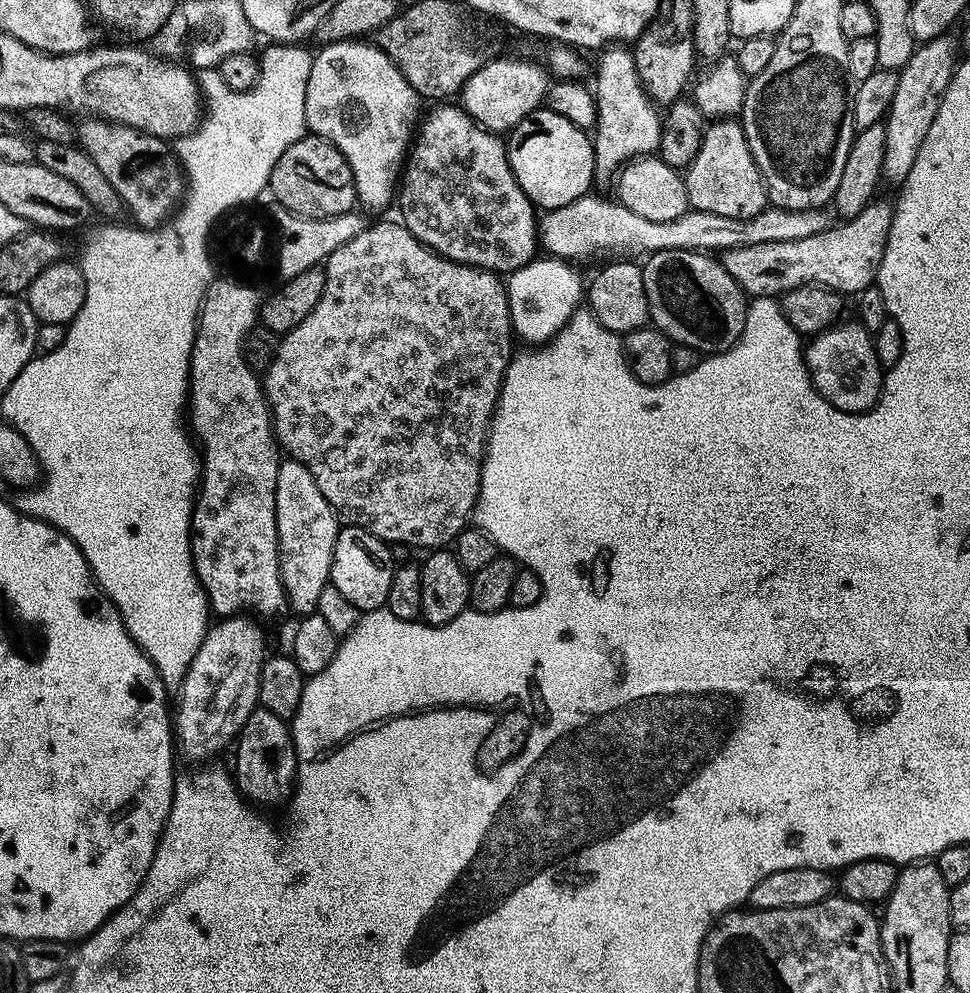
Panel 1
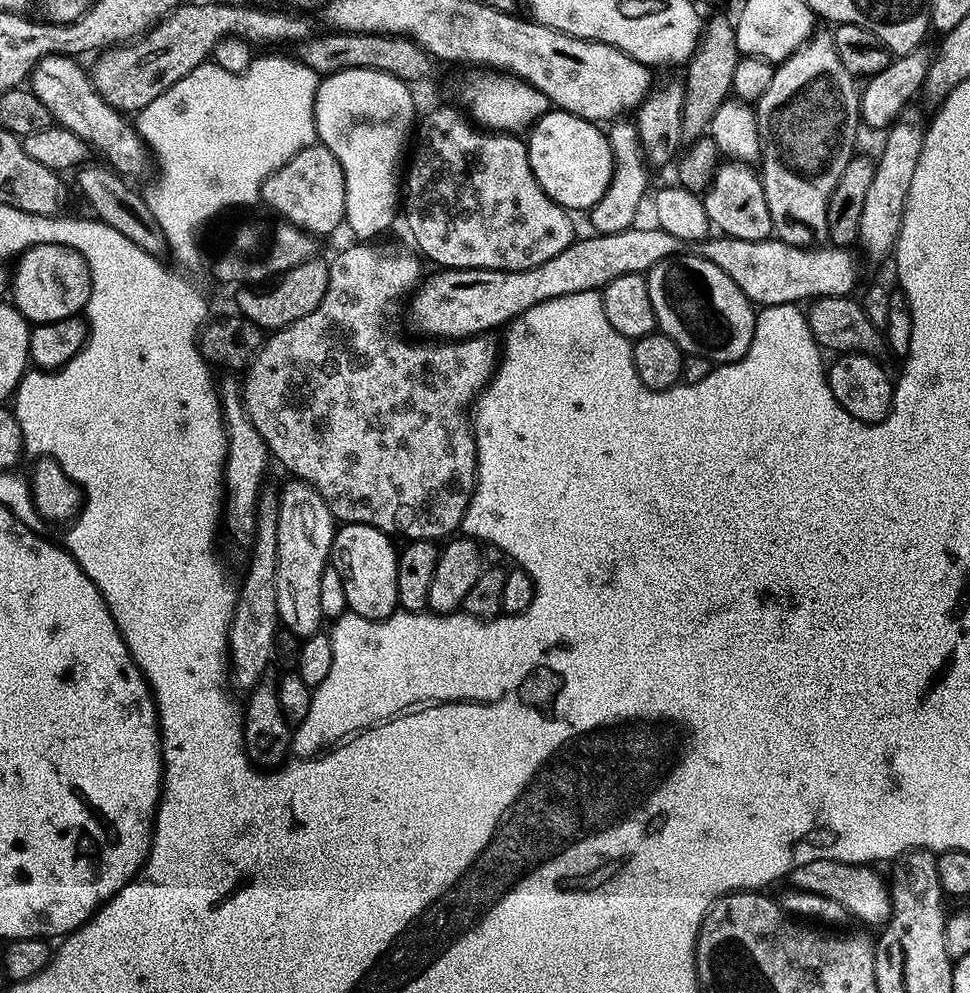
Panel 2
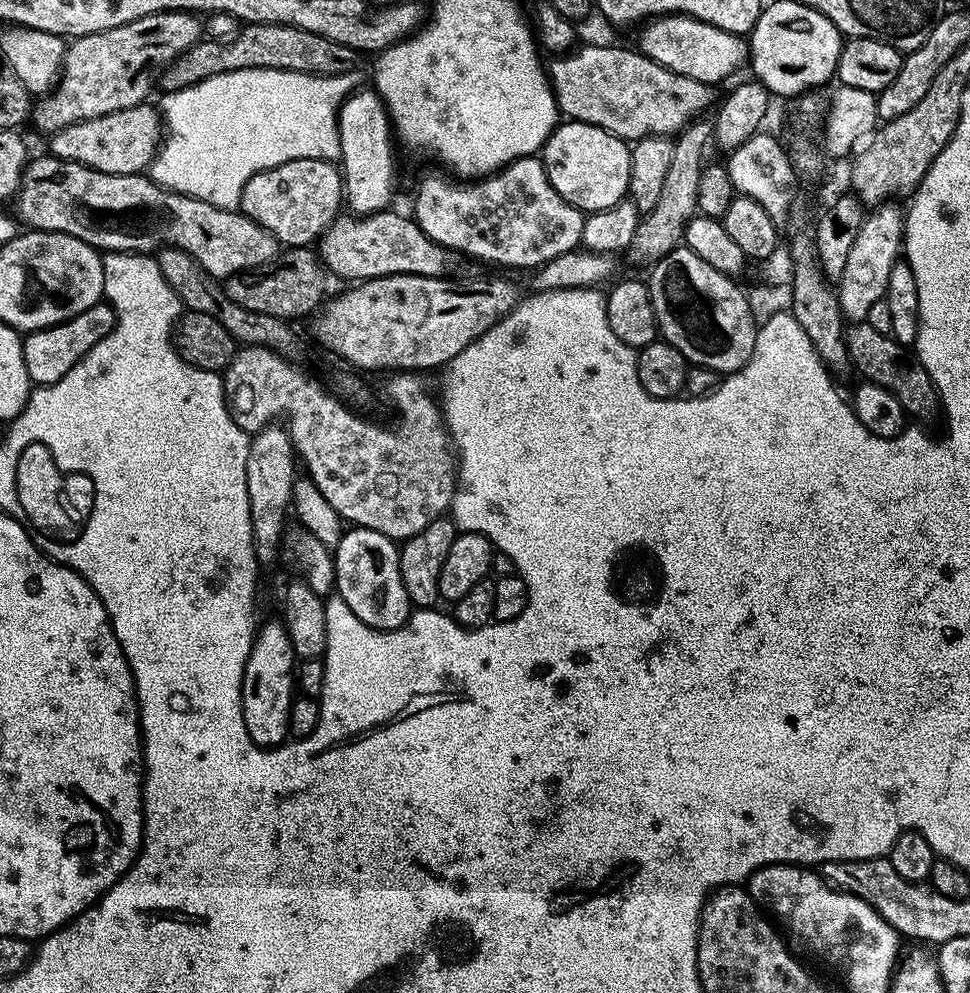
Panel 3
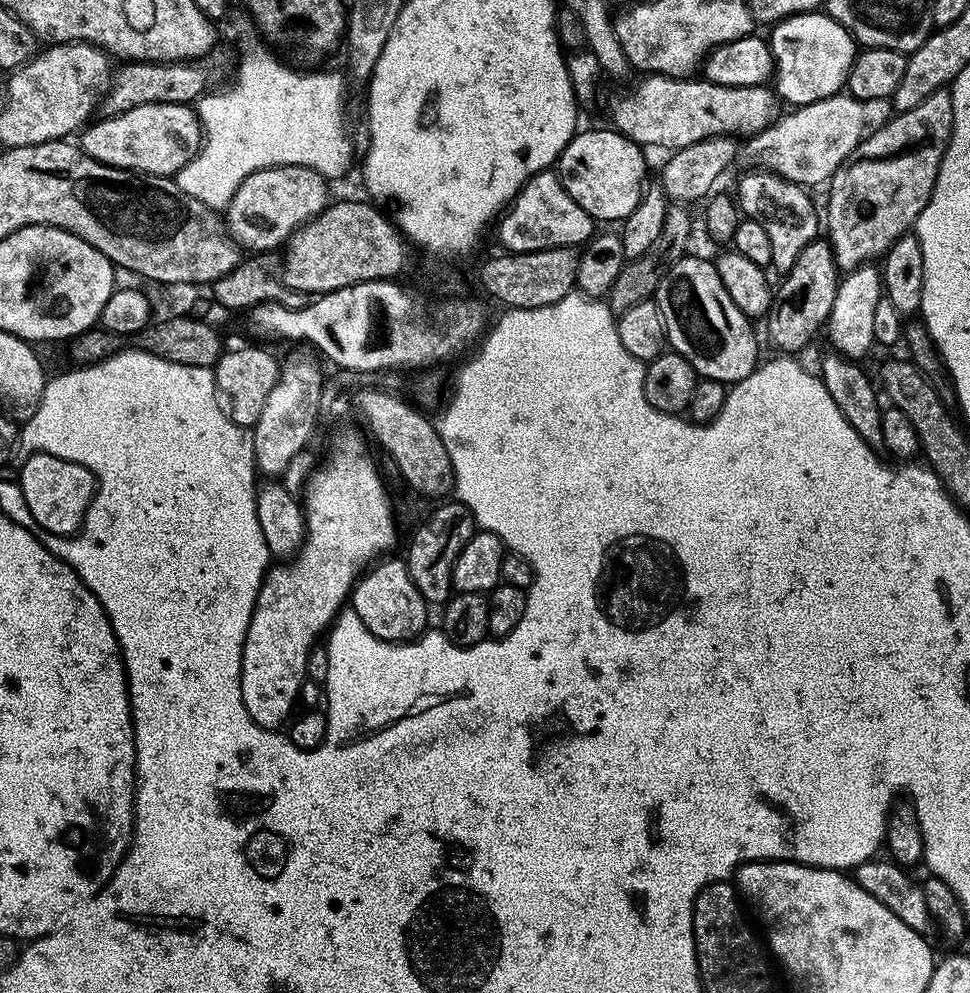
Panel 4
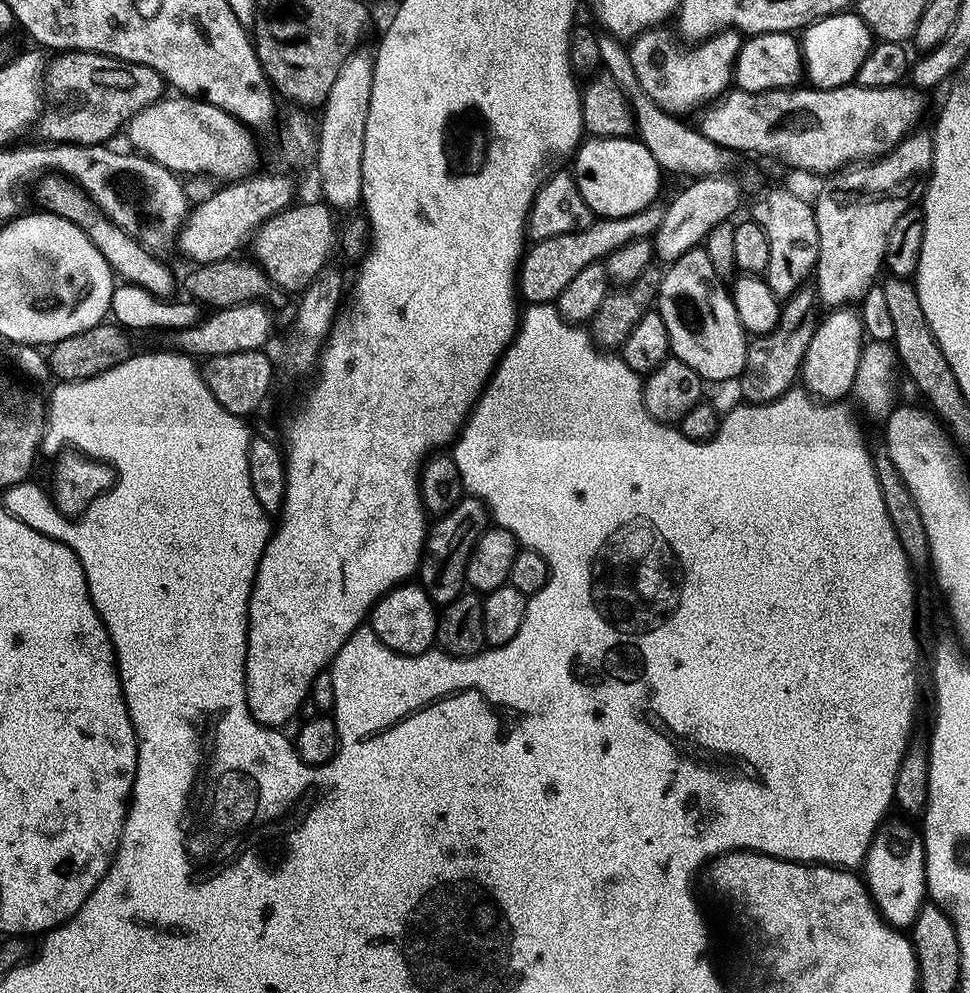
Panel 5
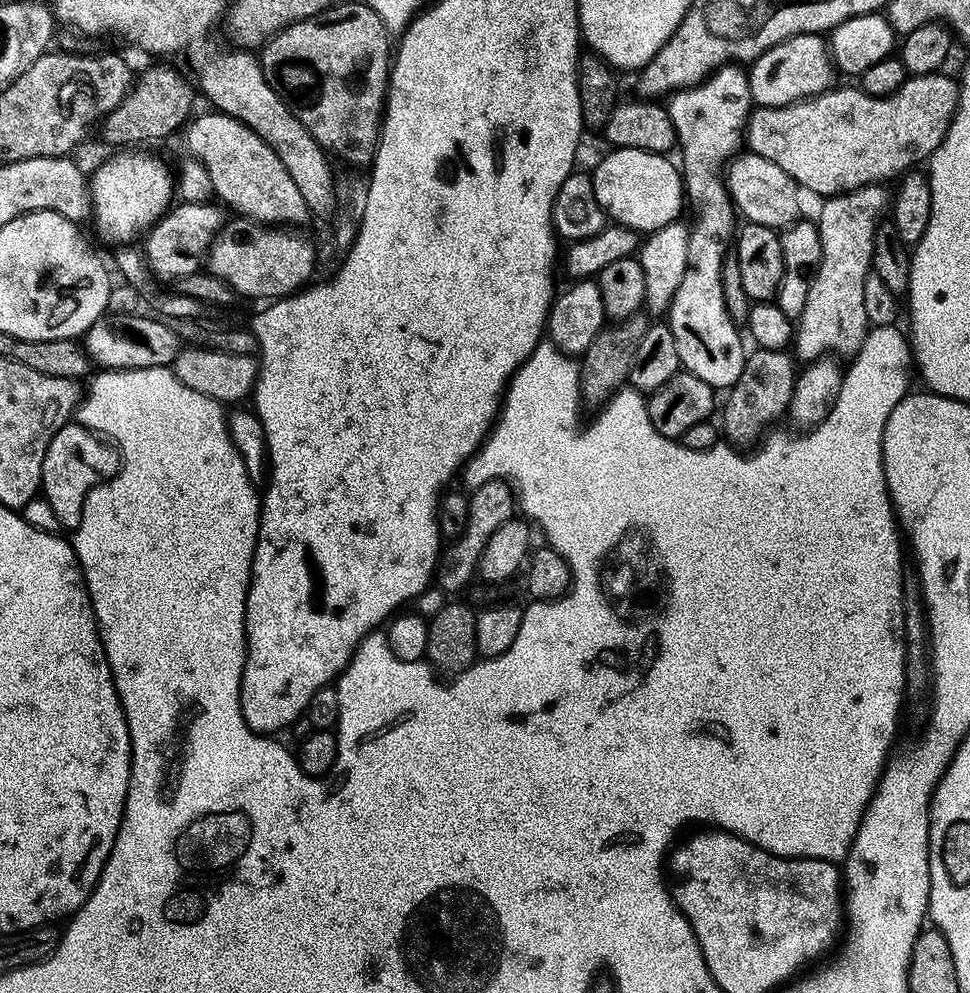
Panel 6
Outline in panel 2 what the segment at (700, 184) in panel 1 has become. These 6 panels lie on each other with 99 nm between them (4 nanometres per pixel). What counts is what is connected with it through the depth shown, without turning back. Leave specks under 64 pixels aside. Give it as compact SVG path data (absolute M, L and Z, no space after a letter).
M724 162L717 168L716 177L702 196L708 223L717 233L743 240L766 240L773 235L764 181L754 169L747 163L737 162Z

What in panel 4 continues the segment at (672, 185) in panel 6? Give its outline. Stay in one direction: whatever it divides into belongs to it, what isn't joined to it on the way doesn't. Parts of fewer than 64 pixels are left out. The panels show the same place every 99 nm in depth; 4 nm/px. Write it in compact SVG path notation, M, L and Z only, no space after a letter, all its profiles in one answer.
M608 128L577 131L572 141L560 151L558 175L570 198L596 222L623 222L638 206L645 187L644 156L640 153L643 152L641 145L629 140L623 132Z

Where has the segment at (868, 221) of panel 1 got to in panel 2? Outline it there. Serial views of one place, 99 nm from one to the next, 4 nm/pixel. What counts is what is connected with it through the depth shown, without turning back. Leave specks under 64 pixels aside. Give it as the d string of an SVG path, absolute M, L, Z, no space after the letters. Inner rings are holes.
M633 226L626 231L615 232L610 235L595 233L588 235L588 238L579 237L554 258L521 272L503 272L502 270L486 270L485 268L436 270L436 273L429 280L427 277L411 293L412 305L408 308L408 316L412 319L413 326L424 335L421 337L435 338L440 342L466 340L470 336L482 336L491 333L493 331L491 328L501 327L500 329L503 329L535 304L541 304L566 294L602 290L605 285L613 281L614 278L621 277L622 274L638 273L643 275L651 271L657 262L685 251L685 241L675 238L663 228L659 226L652 227L653 229L640 227ZM723 234L717 235L715 238L693 243L690 248L691 255L701 256L710 262L714 262L714 266L718 266L718 270L722 270L722 274L729 276L734 282L734 286L738 286L738 290L742 290L744 297L752 301L753 305L799 305L800 300L808 302L813 298L822 296L851 297L855 293L852 291L856 288L856 279L860 276L860 268L856 265L855 254L847 247L817 246L814 248L799 248L798 246L790 246L786 242L775 238L743 240L742 238L734 238Z

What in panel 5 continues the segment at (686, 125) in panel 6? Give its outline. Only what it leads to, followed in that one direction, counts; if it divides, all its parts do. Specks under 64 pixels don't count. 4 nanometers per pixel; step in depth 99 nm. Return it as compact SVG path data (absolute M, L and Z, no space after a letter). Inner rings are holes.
M657 26L635 37L627 45L634 74L638 74L638 82L644 93L665 112L685 114L695 108L703 109L709 102L729 91L733 83L732 66L738 58L742 43L741 33L735 30L719 32L708 40L693 43L691 47L681 43L674 32L673 36L668 26ZM700 246L669 263L666 270L668 273L658 281L655 307L666 322L671 355L686 362L705 381L735 381L744 371L749 337L738 322L738 310L734 310L725 281L714 274L714 266Z

